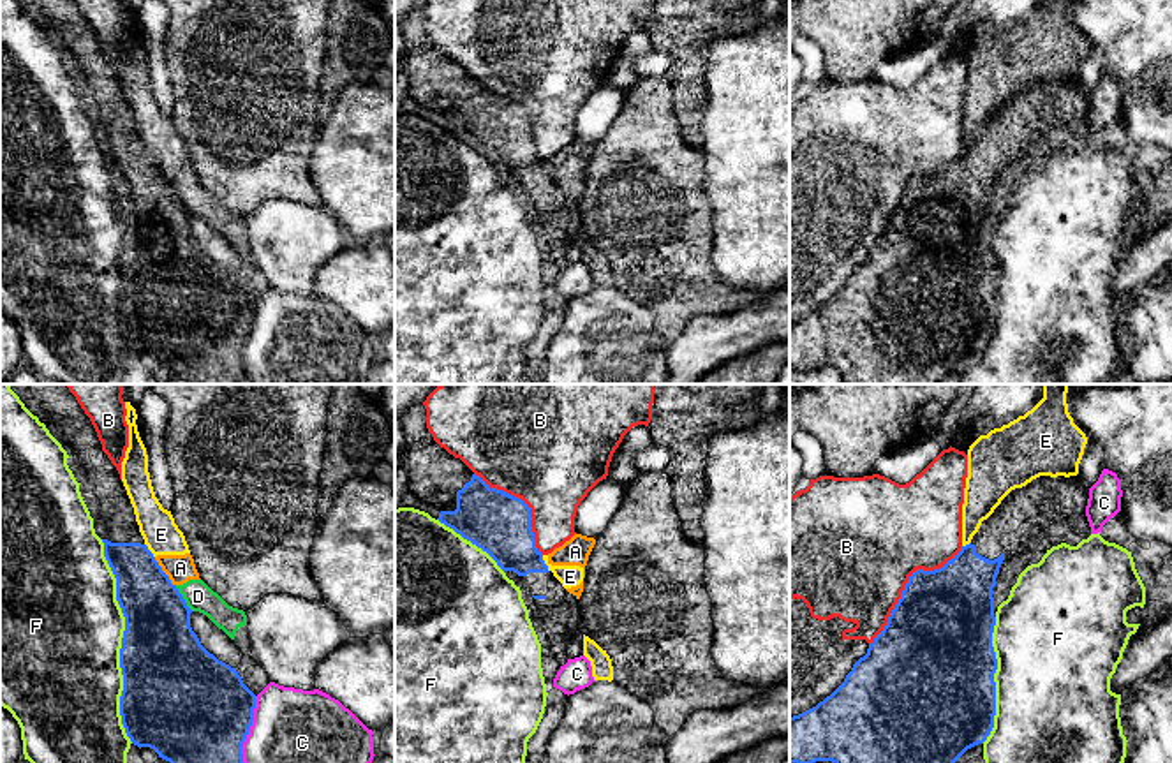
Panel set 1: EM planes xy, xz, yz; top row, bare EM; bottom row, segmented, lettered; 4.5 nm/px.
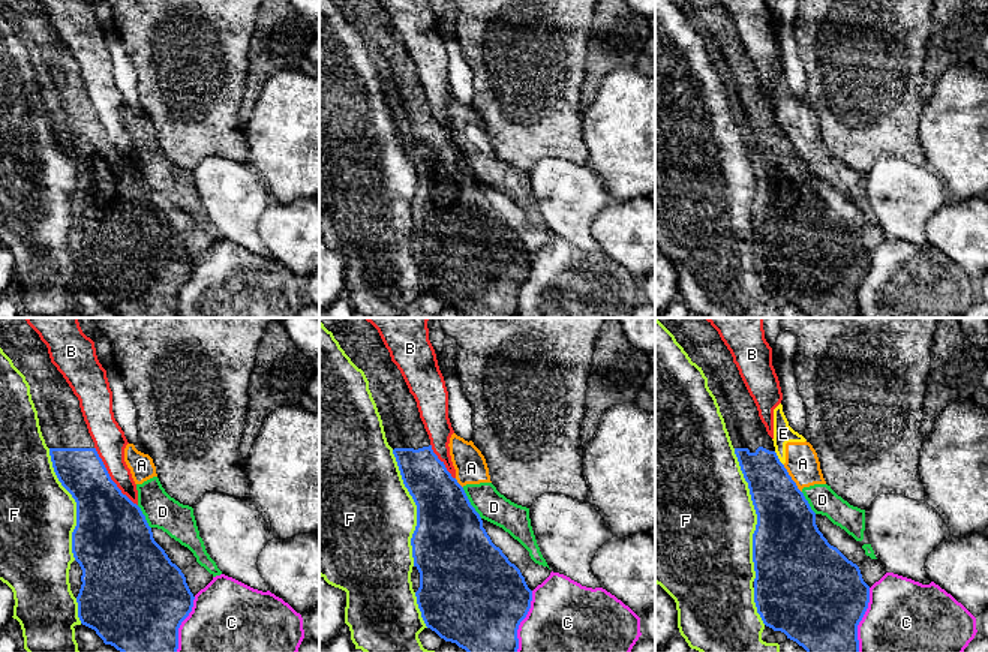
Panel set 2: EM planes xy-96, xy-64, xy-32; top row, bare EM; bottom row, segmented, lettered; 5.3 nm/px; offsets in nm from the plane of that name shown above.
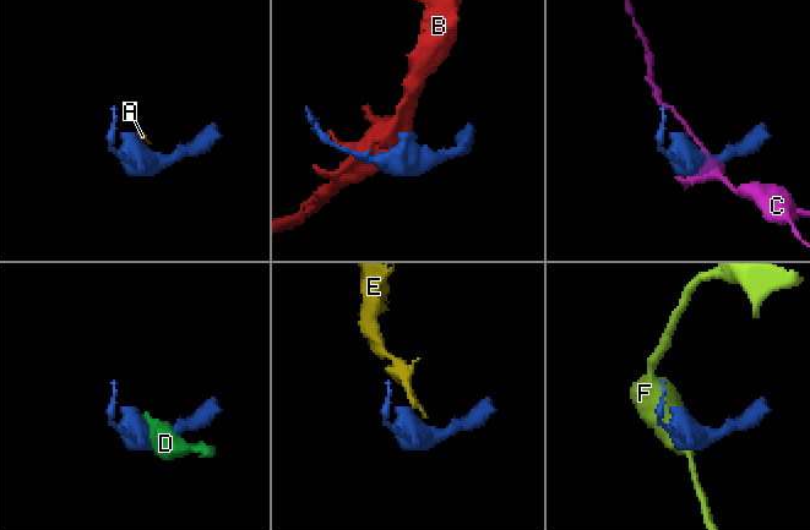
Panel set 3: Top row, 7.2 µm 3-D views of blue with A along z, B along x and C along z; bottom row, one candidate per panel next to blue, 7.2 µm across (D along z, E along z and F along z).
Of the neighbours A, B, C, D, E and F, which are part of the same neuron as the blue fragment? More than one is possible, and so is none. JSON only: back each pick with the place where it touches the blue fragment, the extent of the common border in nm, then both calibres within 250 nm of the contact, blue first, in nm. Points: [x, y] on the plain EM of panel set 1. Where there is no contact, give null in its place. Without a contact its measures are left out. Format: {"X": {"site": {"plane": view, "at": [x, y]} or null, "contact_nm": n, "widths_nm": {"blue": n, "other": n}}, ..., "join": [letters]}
{"join": []}

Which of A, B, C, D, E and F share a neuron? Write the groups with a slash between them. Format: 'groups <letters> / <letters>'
groups A D E / B / C / F

